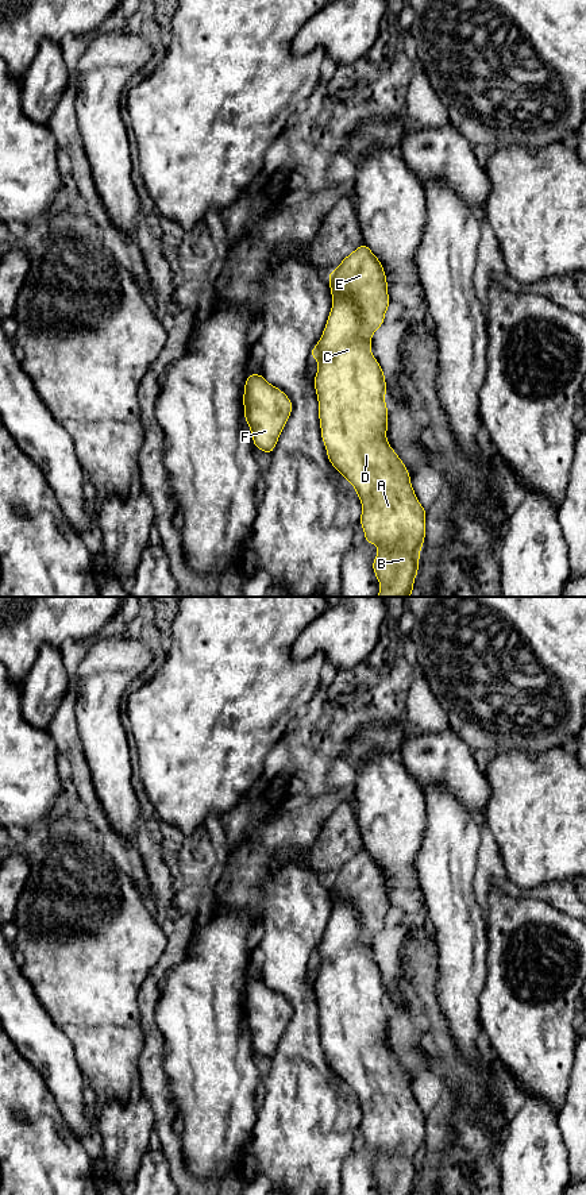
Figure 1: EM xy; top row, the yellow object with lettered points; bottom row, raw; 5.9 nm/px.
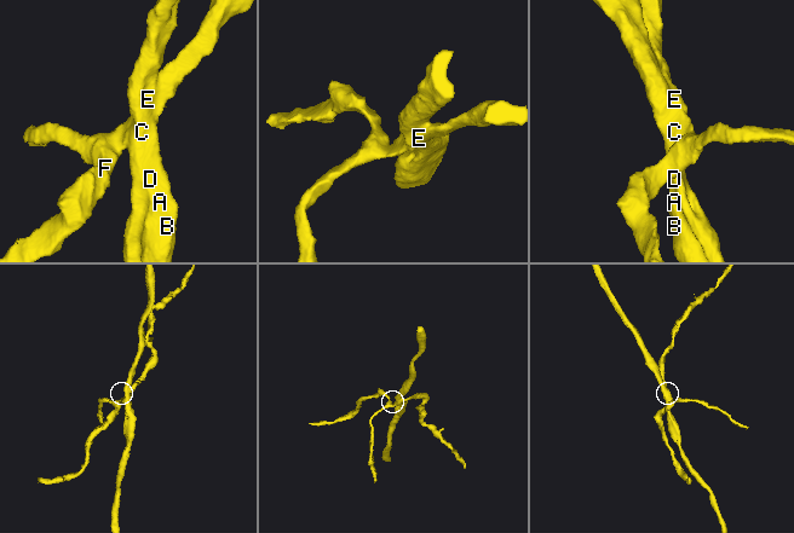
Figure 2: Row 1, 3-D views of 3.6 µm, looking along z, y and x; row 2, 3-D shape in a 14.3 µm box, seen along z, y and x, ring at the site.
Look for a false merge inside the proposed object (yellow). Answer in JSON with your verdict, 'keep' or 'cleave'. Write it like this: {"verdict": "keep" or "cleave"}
{"verdict": "cleave"}

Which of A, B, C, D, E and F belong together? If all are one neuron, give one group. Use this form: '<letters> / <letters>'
A B C D / E F

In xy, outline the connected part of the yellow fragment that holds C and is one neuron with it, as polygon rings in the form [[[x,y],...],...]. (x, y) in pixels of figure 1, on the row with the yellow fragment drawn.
[[[332,296],[332,308],[317,342],[320,356],[313,379],[321,440],[329,463],[354,486],[361,500],[363,543],[378,547],[373,560],[373,571],[381,585],[377,597],[409,597],[425,540],[427,510],[416,497],[408,469],[386,439],[388,385],[383,370],[371,354],[371,338],[362,336],[362,327],[356,302],[346,296]]]

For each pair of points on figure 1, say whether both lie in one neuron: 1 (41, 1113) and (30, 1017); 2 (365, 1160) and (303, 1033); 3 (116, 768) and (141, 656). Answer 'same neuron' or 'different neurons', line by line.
1: same neuron
2: different neurons
3: same neuron

